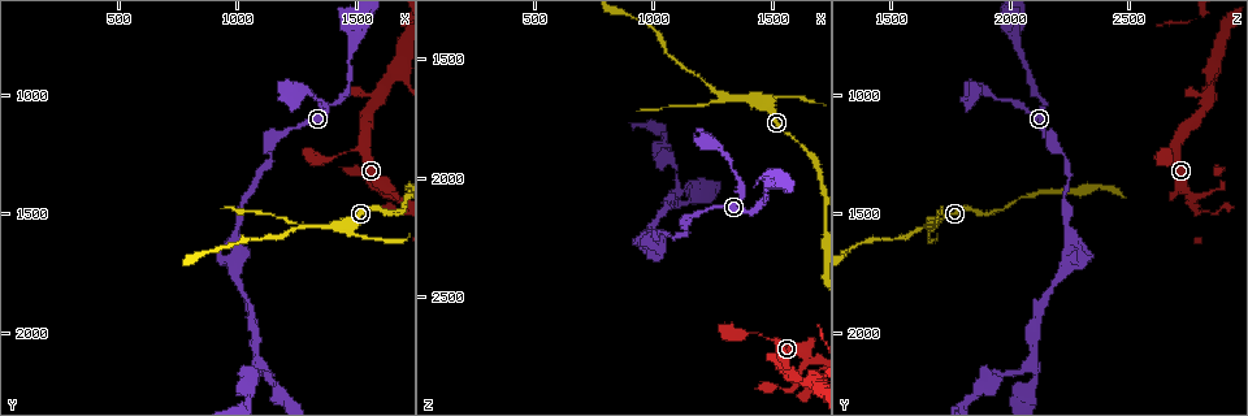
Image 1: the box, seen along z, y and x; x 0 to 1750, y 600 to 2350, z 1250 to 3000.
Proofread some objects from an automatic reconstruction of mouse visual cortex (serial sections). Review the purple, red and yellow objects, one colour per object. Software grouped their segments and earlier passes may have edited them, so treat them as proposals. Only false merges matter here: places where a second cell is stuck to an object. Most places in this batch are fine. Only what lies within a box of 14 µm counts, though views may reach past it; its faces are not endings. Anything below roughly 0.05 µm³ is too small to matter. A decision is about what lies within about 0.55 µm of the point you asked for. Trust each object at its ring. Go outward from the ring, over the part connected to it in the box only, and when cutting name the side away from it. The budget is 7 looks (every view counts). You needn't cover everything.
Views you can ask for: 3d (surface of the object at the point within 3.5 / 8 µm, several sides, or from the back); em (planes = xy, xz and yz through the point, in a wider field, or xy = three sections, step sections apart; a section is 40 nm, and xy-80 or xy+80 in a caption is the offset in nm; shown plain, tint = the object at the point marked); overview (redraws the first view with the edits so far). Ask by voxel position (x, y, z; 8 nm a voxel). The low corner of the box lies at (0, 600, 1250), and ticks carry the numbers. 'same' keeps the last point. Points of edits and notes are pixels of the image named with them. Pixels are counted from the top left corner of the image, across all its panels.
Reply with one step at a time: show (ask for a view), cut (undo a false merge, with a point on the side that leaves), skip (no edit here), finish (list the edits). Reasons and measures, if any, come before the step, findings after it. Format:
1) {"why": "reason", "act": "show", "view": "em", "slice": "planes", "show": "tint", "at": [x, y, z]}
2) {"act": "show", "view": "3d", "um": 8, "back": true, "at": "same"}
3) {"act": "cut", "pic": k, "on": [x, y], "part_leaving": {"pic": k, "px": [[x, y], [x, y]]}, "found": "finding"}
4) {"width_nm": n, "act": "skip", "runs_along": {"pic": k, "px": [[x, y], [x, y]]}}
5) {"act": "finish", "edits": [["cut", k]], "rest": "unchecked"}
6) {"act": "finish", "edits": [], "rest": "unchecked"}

{"why": "three arms meet", "act": "show", "view": "3d", "um": 3.5, "at": [1630, 1410, 2760]}

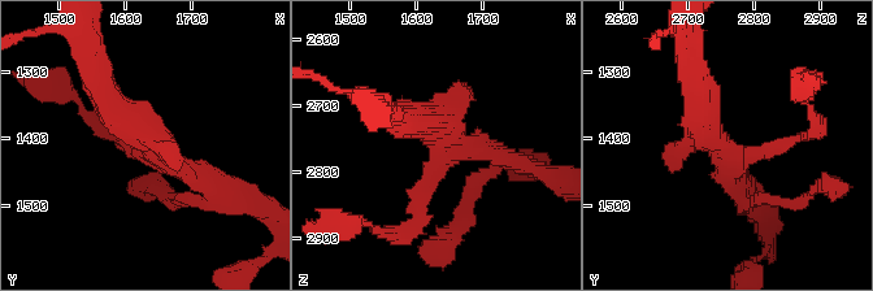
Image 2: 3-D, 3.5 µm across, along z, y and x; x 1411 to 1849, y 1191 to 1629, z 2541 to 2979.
{"act": "show", "view": "em", "slice": "planes", "show": "tint", "at": [1635, 1415, 2760]}

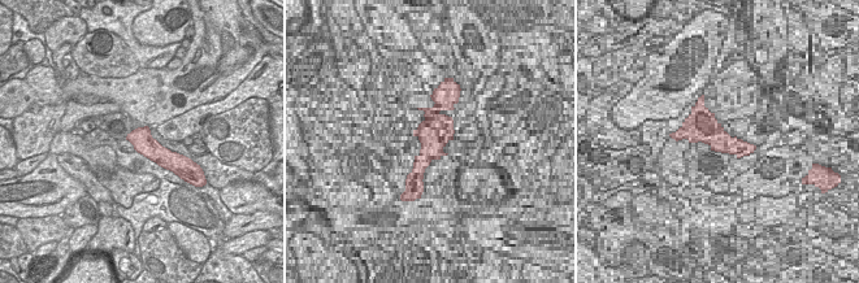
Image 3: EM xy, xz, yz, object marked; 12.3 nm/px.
{"act": "skip", "runs_along": {"pic": 2, "px": [[699, 83], [732, 151], [802, 135]]}, "found": "all the same cell"}

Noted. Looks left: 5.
{"why": "arms part here", "act": "show", "view": "3d", "um": 8, "at": [1020, 1660, 2270]}

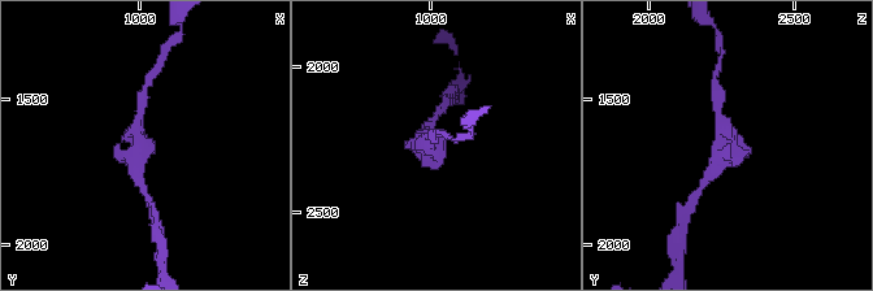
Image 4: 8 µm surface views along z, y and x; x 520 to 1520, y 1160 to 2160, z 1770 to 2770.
{"why": "closer look", "act": "show", "view": "3d", "um": 3.5, "at": [1020, 1660, 2280]}

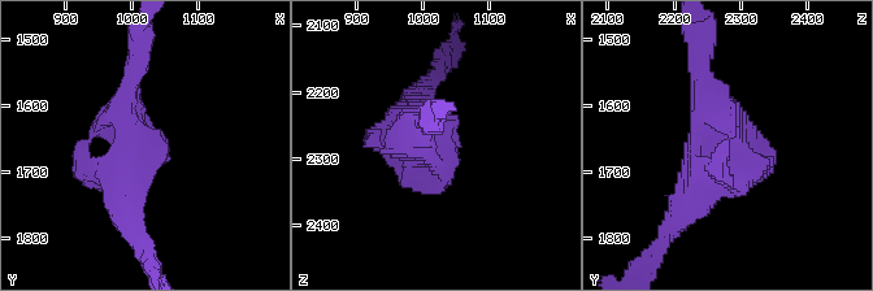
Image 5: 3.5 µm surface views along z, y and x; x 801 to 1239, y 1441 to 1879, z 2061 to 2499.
{"why": "now the EM", "act": "show", "view": "em", "slice": "planes", "show": "tint", "at": [1015, 1665, 2280]}

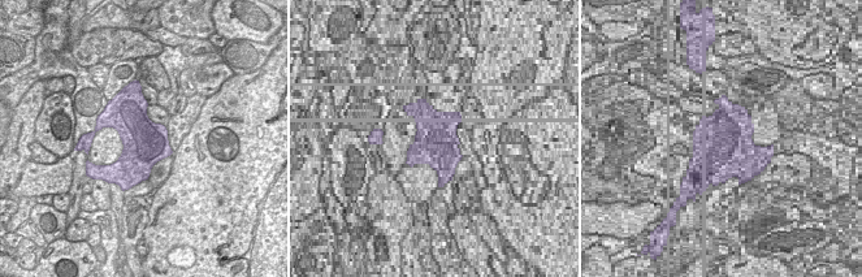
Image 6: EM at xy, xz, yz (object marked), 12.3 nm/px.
{"act": "skip", "runs_along": {"pic": 5, "px": [[702, 73], [729, 140], [678, 216]]}, "found": "all the same cell"}

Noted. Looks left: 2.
{"why": "a narrow waist", "act": "show", "view": "3d", "um": 3.5, "at": [1080, 2130, 2090]}

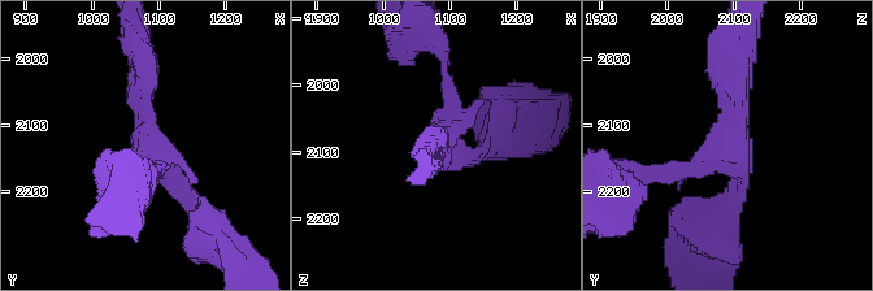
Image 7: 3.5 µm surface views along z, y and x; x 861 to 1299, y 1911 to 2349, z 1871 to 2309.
{"act": "show", "view": "em", "slice": "xy", "step": 1, "show": "tint", "at": [1085, 2115, 2095]}

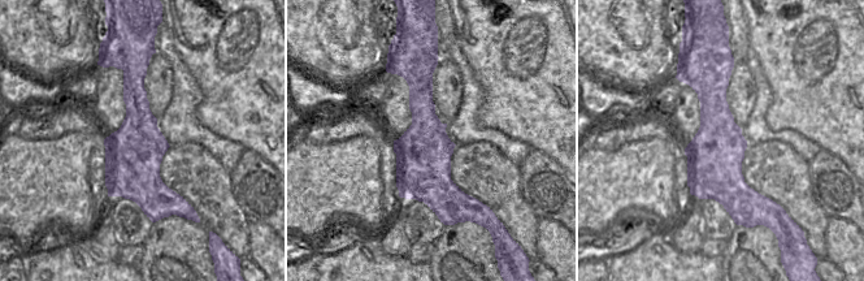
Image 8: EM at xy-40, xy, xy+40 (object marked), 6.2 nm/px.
{"act": "skip", "runs_along": {"pic": 8, "px": [[715, 57], [717, 174], [750, 224]]}, "found": "one cell here"}

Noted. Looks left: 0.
{"act": "finish", "edits": [], "rest": "unchecked"}

